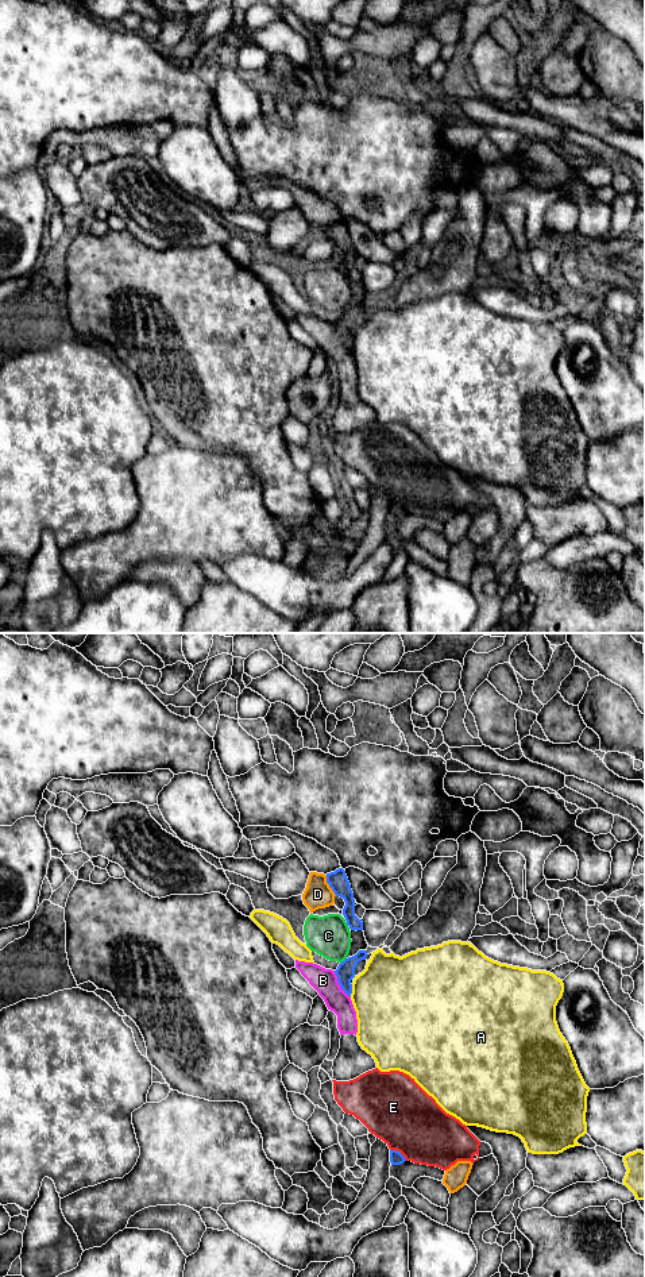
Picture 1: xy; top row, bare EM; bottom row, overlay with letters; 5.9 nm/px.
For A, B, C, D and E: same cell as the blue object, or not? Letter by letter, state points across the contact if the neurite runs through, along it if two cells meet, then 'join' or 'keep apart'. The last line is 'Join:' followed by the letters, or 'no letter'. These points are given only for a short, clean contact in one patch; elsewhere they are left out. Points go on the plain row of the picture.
A: keep apart
B: border xy (333, 323), (339, 338), (350, 348); keep apart
C: keep apart
D: border xy (325, 227), (325, 234), (336, 247); keep apart
E: keep apart
Join: no letter

